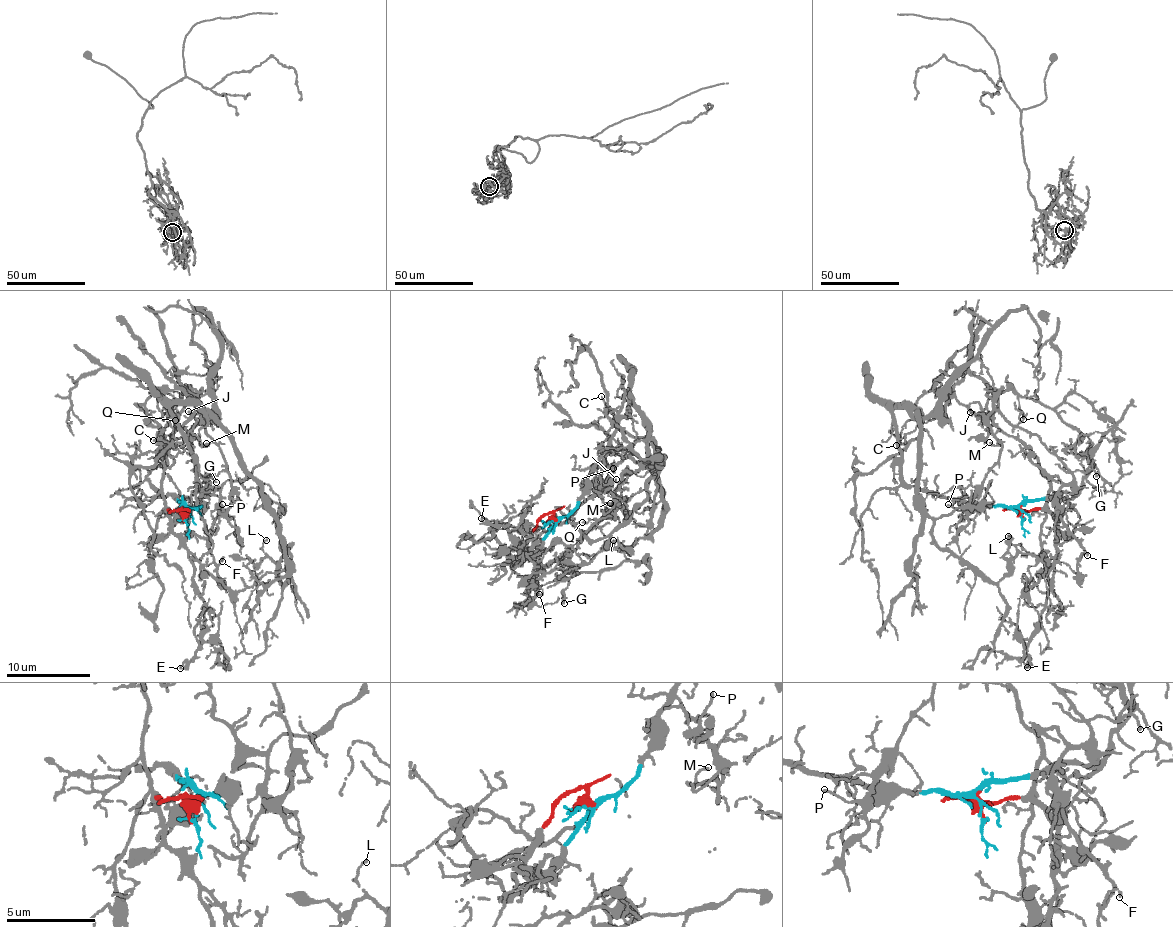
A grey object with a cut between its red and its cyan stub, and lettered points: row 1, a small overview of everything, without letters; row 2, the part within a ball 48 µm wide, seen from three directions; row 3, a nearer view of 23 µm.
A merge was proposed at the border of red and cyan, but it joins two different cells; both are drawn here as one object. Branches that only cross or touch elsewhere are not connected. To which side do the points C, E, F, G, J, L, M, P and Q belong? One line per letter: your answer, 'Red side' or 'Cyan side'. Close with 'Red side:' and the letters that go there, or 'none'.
C: Cyan side
E: Red side
F: Red side
G: Red side
J: Red side
L: Cyan side
M: Red side
P: Red side
Q: Red side
Red side: E, F, G, J, M, P, Q

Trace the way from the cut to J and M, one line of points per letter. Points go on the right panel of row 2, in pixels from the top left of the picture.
J: (1021, 511), (1046, 504), (1050, 481), (1040, 473), (1036, 456), (993, 422), (996, 394), (987, 415), (970, 411)
M: (1021, 511), (1046, 504), (1050, 481), (1036, 456), (993, 422), (996, 394), (988, 425), (996, 446), (989, 442)

